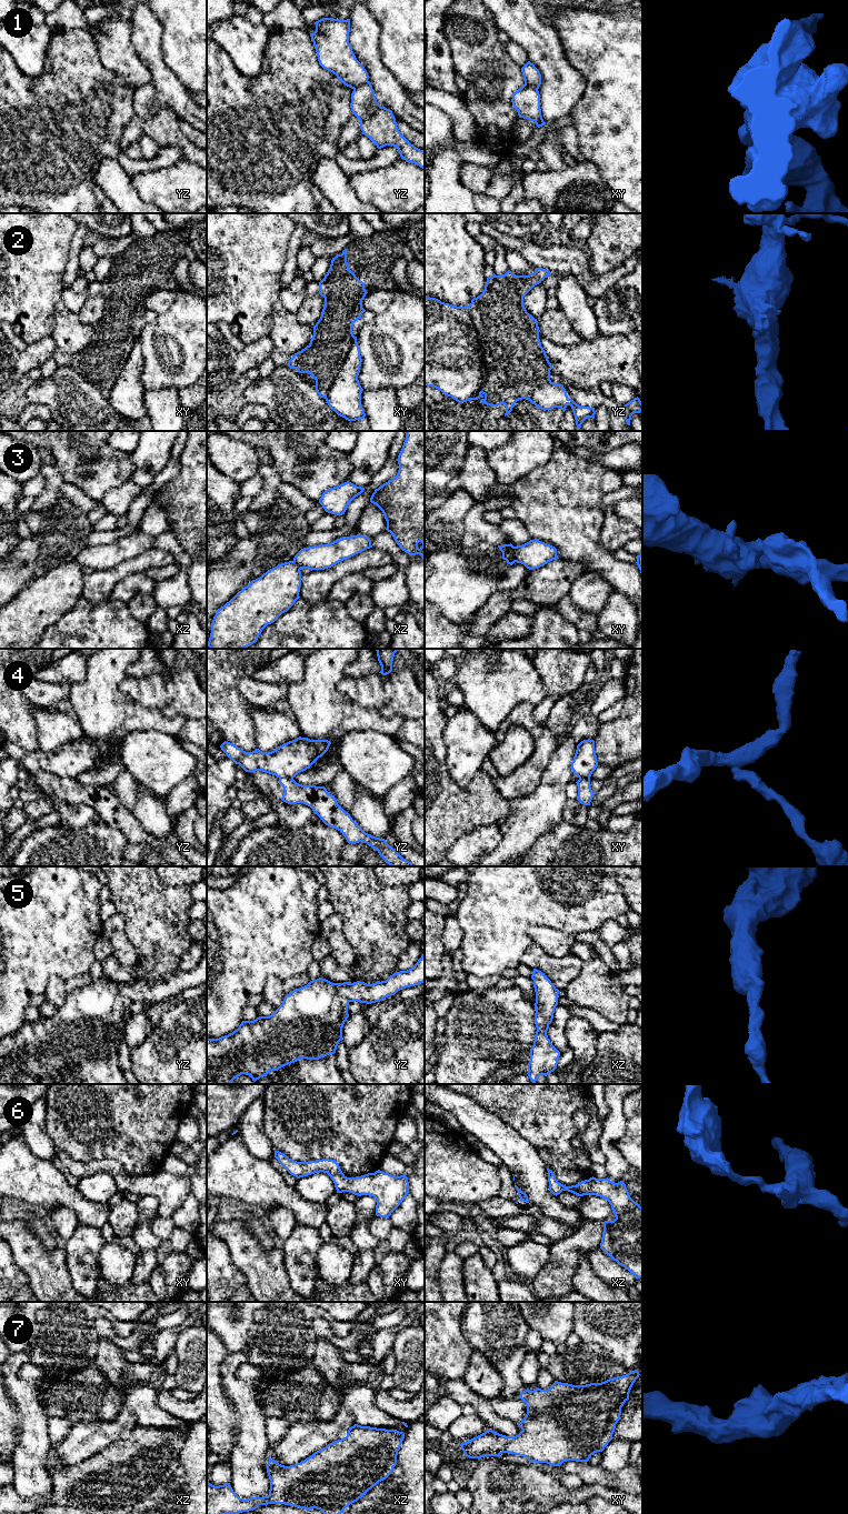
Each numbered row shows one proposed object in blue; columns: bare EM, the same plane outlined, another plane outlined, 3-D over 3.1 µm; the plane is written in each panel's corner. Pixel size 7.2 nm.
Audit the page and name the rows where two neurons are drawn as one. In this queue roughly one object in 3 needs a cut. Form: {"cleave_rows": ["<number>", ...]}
{"cleave_rows": ["1", "3", "4"]}

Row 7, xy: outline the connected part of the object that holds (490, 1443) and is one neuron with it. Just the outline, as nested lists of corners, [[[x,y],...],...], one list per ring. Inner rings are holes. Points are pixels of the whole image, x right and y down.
[[[637,1370],[601,1383],[572,1385],[555,1381],[548,1390],[528,1388],[518,1396],[527,1406],[527,1414],[517,1425],[522,1430],[516,1436],[506,1436],[492,1430],[459,1444],[469,1458],[500,1456],[502,1453],[526,1457],[530,1463],[560,1466],[563,1462],[588,1462],[590,1456],[602,1452],[613,1438],[621,1407],[629,1400],[630,1390],[639,1377]]]

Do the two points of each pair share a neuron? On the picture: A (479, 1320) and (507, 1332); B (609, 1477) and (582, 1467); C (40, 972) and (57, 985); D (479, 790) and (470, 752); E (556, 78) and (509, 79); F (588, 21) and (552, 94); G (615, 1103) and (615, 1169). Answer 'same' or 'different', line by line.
A: same
B: same
C: different
D: different
E: different
F: different
G: same

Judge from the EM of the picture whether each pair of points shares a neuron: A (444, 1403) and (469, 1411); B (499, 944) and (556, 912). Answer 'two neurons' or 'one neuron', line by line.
A: two neurons
B: one neuron

